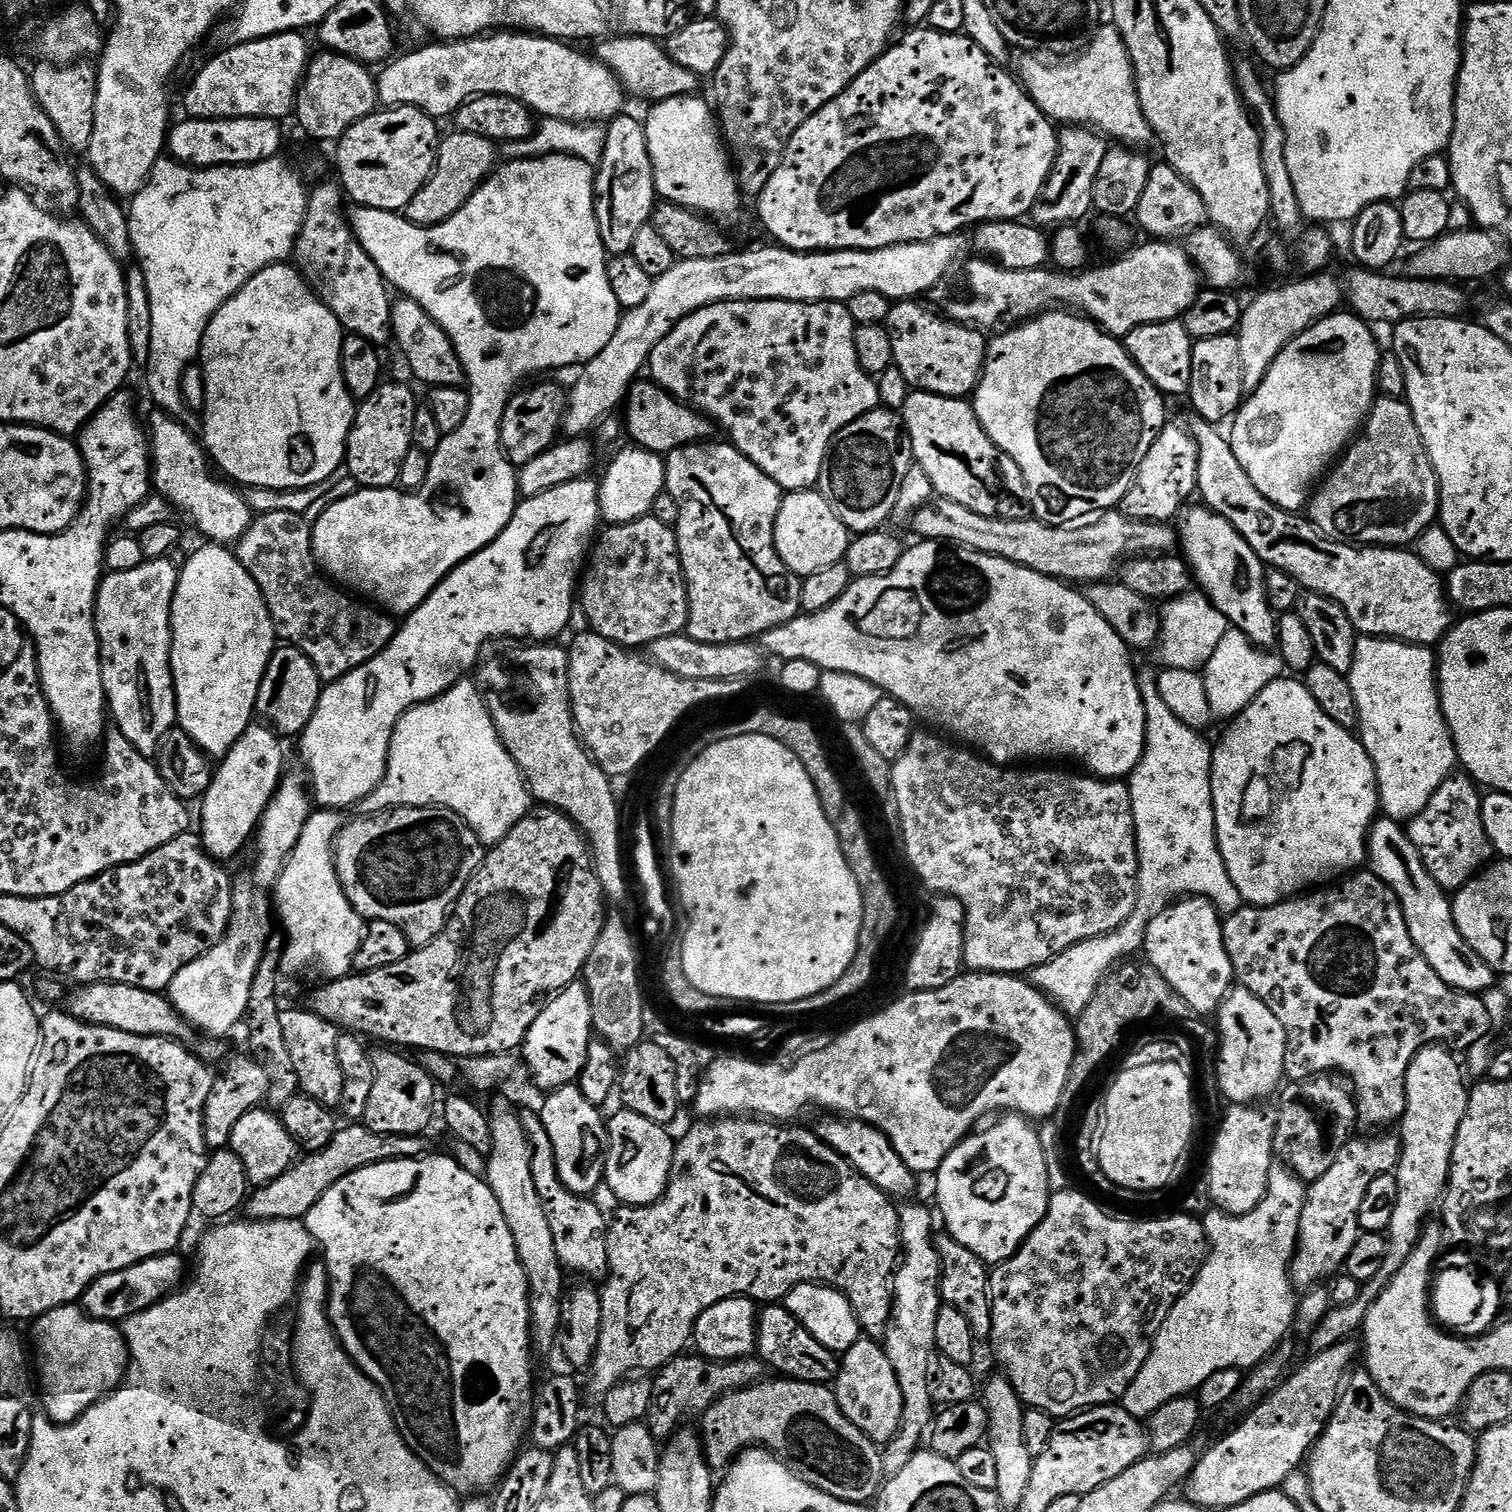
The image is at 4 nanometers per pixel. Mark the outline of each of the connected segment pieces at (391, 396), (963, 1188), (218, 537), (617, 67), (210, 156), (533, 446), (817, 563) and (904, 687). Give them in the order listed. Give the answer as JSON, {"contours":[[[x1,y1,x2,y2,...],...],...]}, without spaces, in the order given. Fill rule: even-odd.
{"contours":[[[382,382,365,400,359,401,346,453,347,475,356,479,360,488,390,488,400,479,402,462,413,448,416,396,404,384]],[[1004,1114,999,1117,1001,1119,993,1128,988,1128,985,1132,981,1130,973,1131,964,1137,963,1142,954,1150,950,1150,950,1154,942,1162,942,1166,934,1173,936,1180,936,1204,938,1216,944,1219,947,1235,952,1236,958,1242,962,1242,962,1246,966,1246,966,1250,970,1250,979,1260,984,1261,989,1266,995,1266,1002,1263,1003,1260,1009,1260,1015,1252,1026,1242,1026,1238,1038,1226,1038,1222,1042,1222,1042,1218,1048,1209,1048,1198,1050,1189,1048,1187,1048,1171,1046,1170,1046,1154,1042,1150,1042,1142,1040,1141,1040,1132,1032,1129,1033,1125,1029,1123,1025,1117,1019,1114]],[[159,410,153,411,153,413,152,428,150,424,150,451,155,491,167,498,177,513,184,515,185,512,189,522,204,535,205,541,225,546,235,545,236,541,246,534,246,530,253,522,254,511,252,512,251,506,235,492,237,489,231,483,225,482,219,475,212,476,213,469,210,467,206,449,197,437,196,440,192,437,195,435,189,429,185,428,179,420]],[[616,34,613,40,608,39,601,39,595,45,595,59,609,68,631,95,633,92,636,96,649,96,652,102,659,102,675,96,693,95,699,89,696,87,702,84,701,77,678,66,661,45,660,48,656,45,659,43,653,37]],[[251,116,250,118,230,118,229,120,194,120,184,118,181,124,171,125,166,141,167,151,171,159,178,160,190,168,221,168,235,164,257,164,272,156,281,155,280,143,284,136,280,133,281,125,270,118]],[[536,384,533,388,527,388,510,397,502,414,500,445,505,458,514,466,531,462,557,443,564,423,564,411,568,408,568,392,556,384]],[[819,491,789,492,780,501,778,518,774,522,774,546,794,576,801,578,818,574,826,566,841,563,848,549,848,527,830,510,826,498]],[[920,540,916,545,909,547,905,551,904,556,898,562,898,566,894,566,894,570,890,570,885,576,861,576,853,579,848,585,846,594,842,594,842,598,838,598,838,602,834,602,830,606,826,606,826,610,821,612,810,612,801,614,790,622,786,622,777,628,771,628,769,632,759,637,758,644,761,649,769,657,777,656,777,661,785,660,805,660,806,662,814,662,825,672,845,672,846,674,854,674,858,678,866,678,866,682,874,682,874,686,880,688,881,693,892,696,898,702,902,702,908,709,912,711,913,716,924,720,925,725,931,726,933,729,939,730,941,733,947,734,949,737,957,736,957,741,963,742,969,749,975,750,977,753,983,754,992,763,1001,766,1016,766,1021,762,1060,762,1056,760,1077,760,1081,764,1081,769,1087,770,1091,775,1102,780,1119,780,1131,776,1133,770,1138,766,1138,762,1144,753,1144,739,1146,738,1146,714,1144,713,1144,699,1140,696,1138,690,1137,669,1132,669,1132,656,1124,639,1114,630,1114,626,1110,626,1110,622,1106,622,1106,618,1102,618,1102,614,1098,614,1098,610,1094,610,1094,606,1079,591,1075,592,1075,587,1069,586,1065,581,1056,580,1052,576,1044,576,1041,572,1035,572,1029,568,1023,568,1021,564,1015,564,1009,560,1003,560,997,556,991,556,985,552,975,552,973,548,962,548,953,546,947,542,938,540]]]}

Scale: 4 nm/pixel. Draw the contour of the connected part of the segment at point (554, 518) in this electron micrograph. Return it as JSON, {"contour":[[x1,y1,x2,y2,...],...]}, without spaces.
{"contour":[[592,478,566,482,562,486,554,486,554,490,546,490,537,496,529,496,521,499,516,505,516,513,510,518,510,522,478,554,474,554,468,560,464,560,456,569,447,576,444,581,437,586,428,597,426,597,412,612,403,617,402,623,397,627,395,636,391,642,384,647,370,662,350,670,342,678,331,681,321,691,320,701,314,710,314,718,306,726,306,730,300,733,298,743,300,743,300,756,304,759,304,764,308,767,307,779,310,781,310,795,317,805,324,810,345,810,359,805,368,797,372,791,382,782,382,778,388,769,388,755,390,754,390,742,398,722,404,717,405,712,416,704,427,704,428,701,438,698,446,690,450,690,459,680,465,679,479,665,482,649,489,642,498,640,519,640,521,642,552,642,557,639,556,635,567,629,570,622,572,605,578,596,578,577,585,567,590,555,590,549,598,536,598,529,601,527,600,519,600,489,597,481]]}

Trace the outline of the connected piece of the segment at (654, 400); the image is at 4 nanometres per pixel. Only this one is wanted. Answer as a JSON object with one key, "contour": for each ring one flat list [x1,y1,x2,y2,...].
{"contour":[[637,382,632,385,626,397,628,408,628,432,639,447,647,452,667,454,684,444,704,442,714,431,714,425,706,416,697,414,689,405,674,399,669,392,659,388,654,382]]}

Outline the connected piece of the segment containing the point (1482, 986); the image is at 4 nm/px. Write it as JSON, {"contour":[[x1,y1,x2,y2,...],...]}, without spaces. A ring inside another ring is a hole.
{"contour":[[1377,819,1368,834,1366,860,1375,876,1386,882,1390,890,1394,890,1404,907,1406,926,1410,930,1410,938,1414,938,1414,946,1418,946,1422,958,1426,958,1426,962,1434,966,1434,974,1438,974,1442,982,1446,982,1451,988,1457,988,1459,992,1473,994,1483,994,1497,983,1497,973,1468,945,1466,938,1462,938,1454,922,1449,893,1442,886,1438,886,1430,870,1426,870,1401,821]]}

